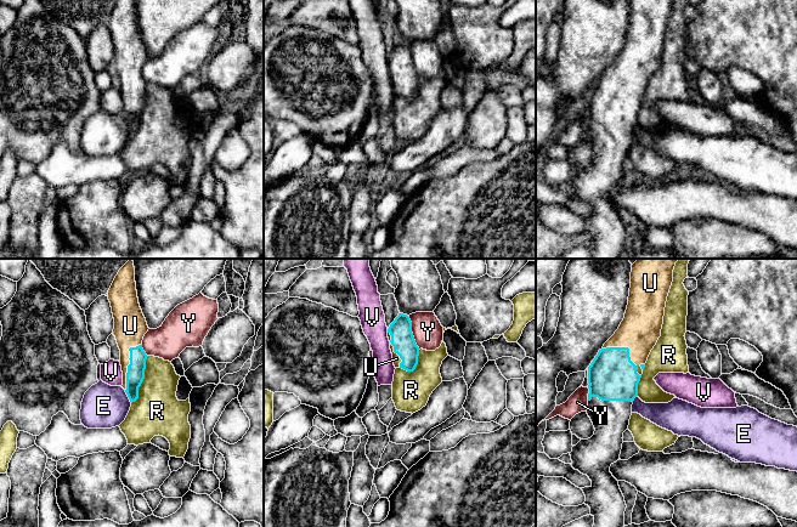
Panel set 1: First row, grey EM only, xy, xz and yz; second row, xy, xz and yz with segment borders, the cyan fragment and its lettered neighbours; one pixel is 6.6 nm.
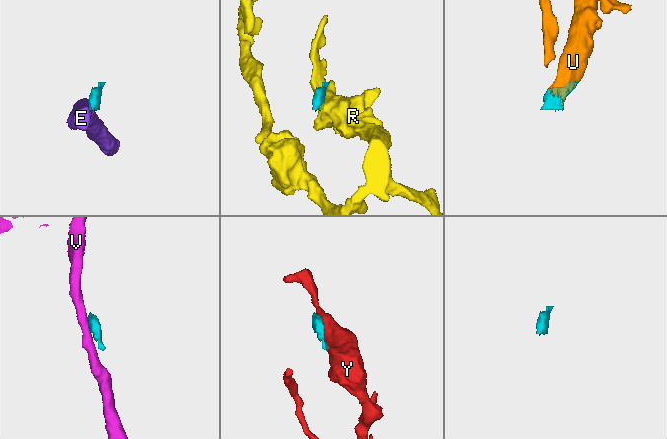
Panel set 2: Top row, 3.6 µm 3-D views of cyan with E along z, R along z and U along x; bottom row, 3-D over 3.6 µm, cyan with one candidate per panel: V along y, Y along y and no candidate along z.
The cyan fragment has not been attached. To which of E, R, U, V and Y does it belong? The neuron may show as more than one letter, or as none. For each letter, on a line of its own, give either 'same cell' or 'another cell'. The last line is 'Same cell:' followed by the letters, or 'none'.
E: another cell
R: another cell
U: same cell
V: another cell
Y: another cell
Same cell: U

